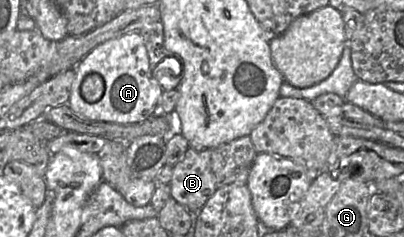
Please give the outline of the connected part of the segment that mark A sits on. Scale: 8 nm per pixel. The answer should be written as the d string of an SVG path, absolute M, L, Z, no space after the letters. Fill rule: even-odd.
M139 32L127 33L97 45L71 69L75 70L75 78L67 105L81 118L128 124L142 122L158 111L163 89L152 76L148 52ZM90 73L98 73L104 80L104 93L96 102L87 102L81 96L82 81Z

